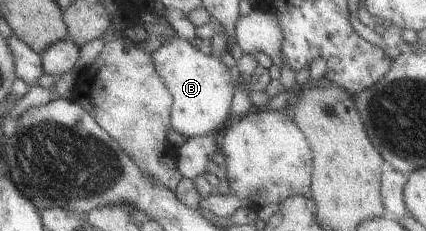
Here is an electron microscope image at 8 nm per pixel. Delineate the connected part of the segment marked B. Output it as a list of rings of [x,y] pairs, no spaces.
[[[174,37],[170,43],[150,53],[155,73],[171,94],[172,104],[168,124],[179,135],[190,138],[209,132],[219,132],[227,123],[231,97],[235,93],[236,77],[219,58],[197,50],[187,40]]]

